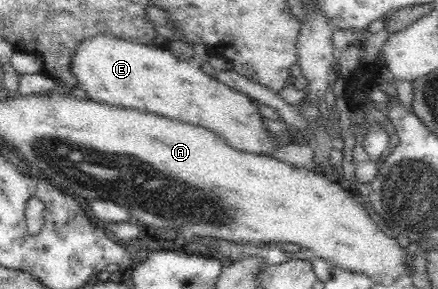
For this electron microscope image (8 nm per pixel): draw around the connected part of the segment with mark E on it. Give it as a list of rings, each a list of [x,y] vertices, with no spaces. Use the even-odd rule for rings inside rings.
[[[111,35],[85,39],[71,59],[72,73],[89,100],[155,113],[214,131],[229,147],[256,155],[279,148],[263,128],[257,101],[205,74],[193,60],[181,61],[167,47],[133,43]]]

